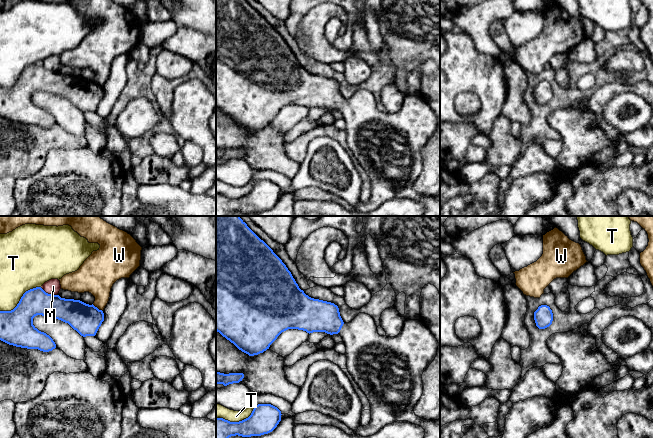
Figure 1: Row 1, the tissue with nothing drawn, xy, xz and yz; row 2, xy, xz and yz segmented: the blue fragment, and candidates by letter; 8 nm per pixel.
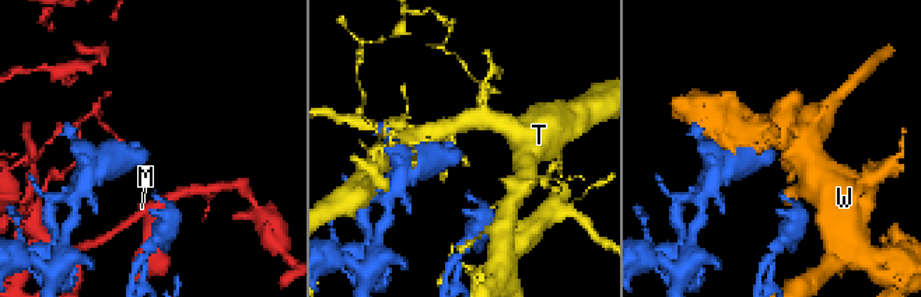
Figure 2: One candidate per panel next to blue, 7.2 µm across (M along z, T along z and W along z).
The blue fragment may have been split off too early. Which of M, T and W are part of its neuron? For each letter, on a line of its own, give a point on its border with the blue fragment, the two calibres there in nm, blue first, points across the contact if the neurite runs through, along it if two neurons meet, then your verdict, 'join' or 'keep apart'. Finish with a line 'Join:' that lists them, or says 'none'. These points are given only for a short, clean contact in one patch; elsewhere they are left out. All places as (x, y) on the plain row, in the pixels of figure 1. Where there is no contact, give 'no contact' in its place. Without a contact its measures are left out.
M: contact xy (49, 70); calibres 220 and 120 nm; keep apart
T: contact xy (20, 75); calibres 280 and 360 nm; keep apart
W: contact xy (96, 83); calibres 240 and 280 nm; keep apart
Join: none

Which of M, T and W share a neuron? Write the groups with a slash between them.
M / T / W

